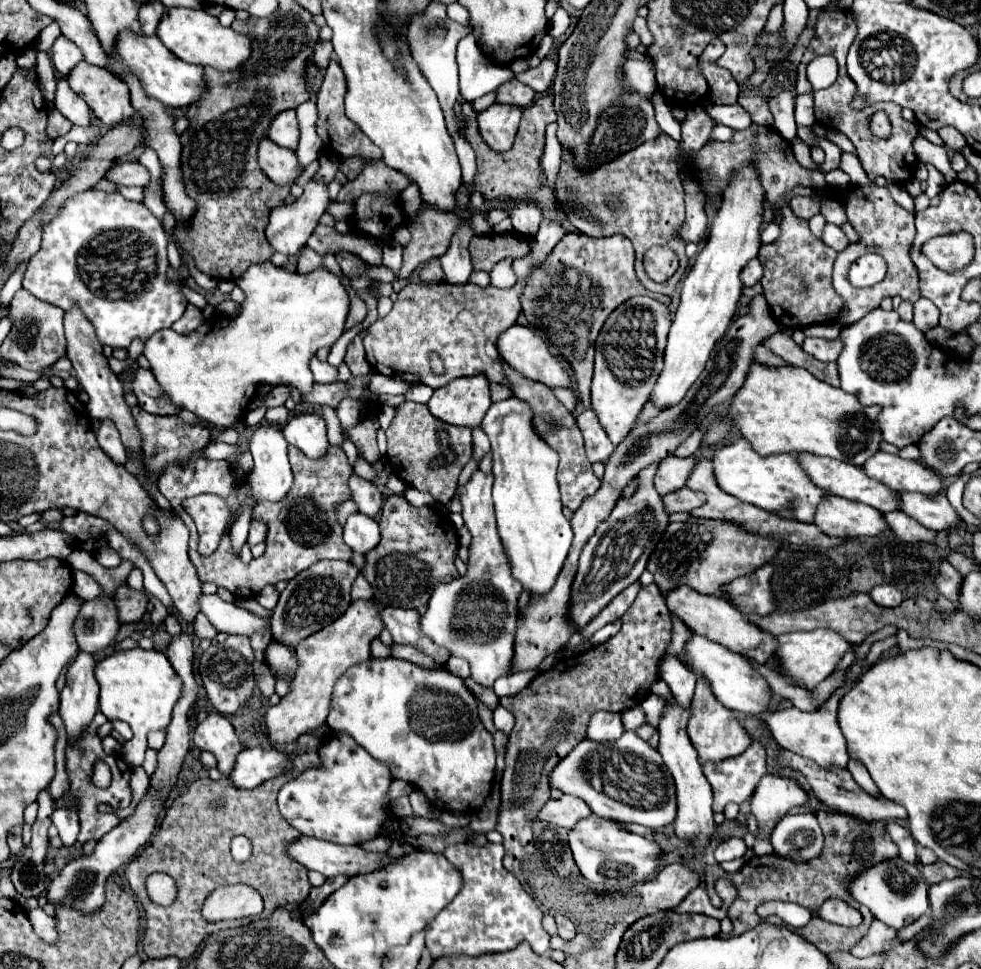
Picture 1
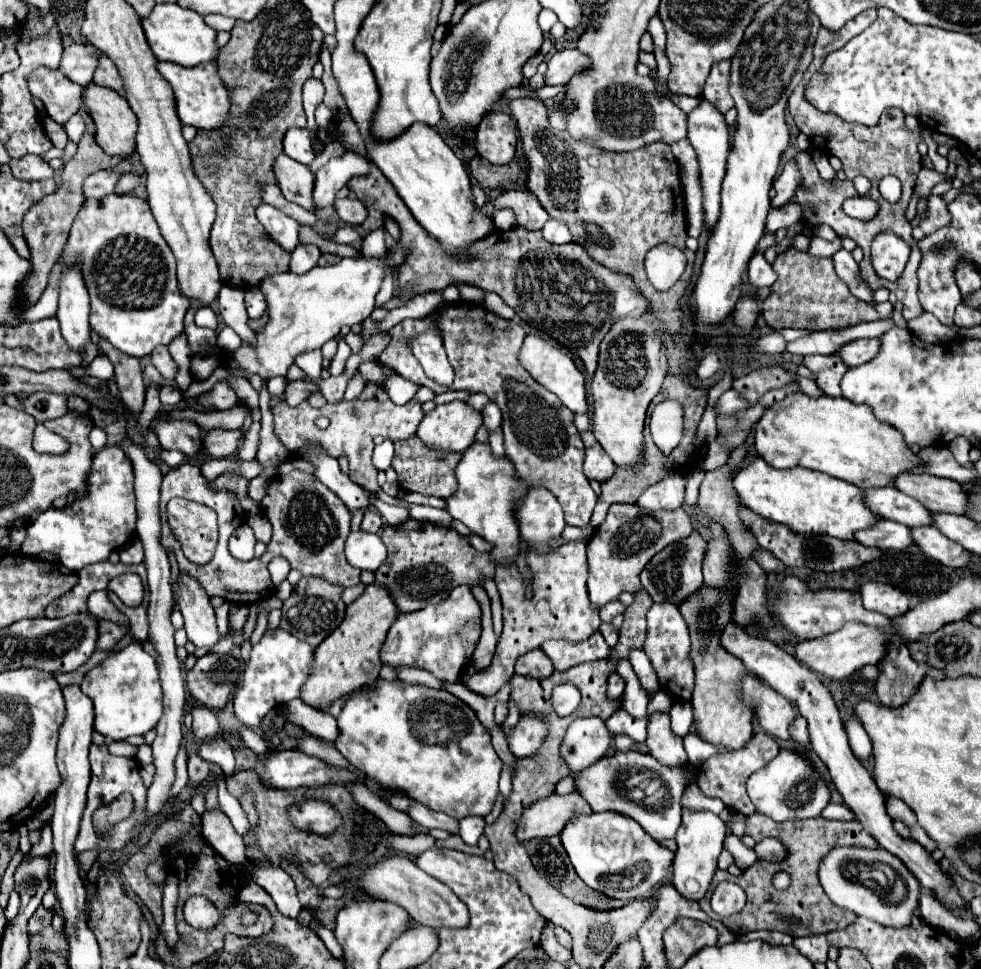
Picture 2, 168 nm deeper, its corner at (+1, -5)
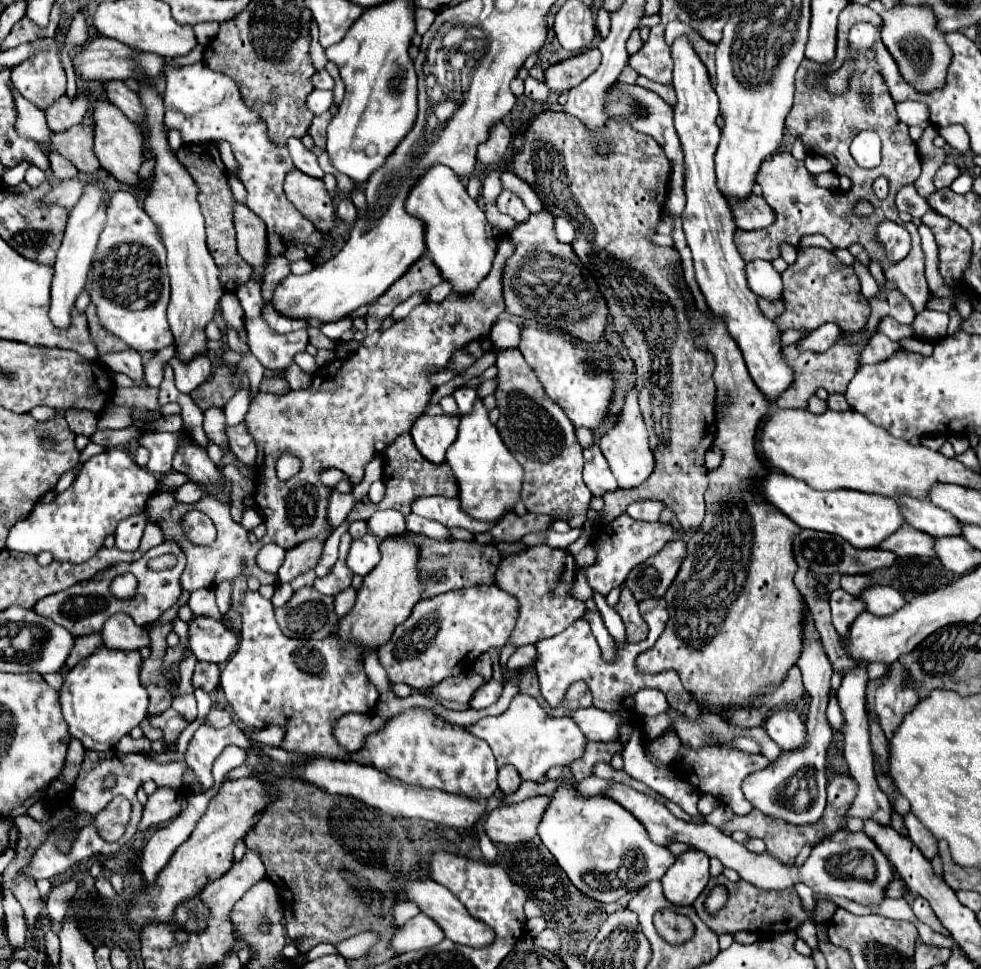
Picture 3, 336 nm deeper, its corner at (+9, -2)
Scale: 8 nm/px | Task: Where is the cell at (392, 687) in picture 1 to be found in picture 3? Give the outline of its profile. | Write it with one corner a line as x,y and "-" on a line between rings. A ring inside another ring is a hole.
410,707
390,719
384,729
368,733
356,755
378,771
424,789
440,789
470,799
488,799
496,789
496,759
486,741
472,737
464,725
448,723
426,707

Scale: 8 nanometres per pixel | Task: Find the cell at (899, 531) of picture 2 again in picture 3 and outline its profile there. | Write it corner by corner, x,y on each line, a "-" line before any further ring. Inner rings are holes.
904,525
904,529
898,529
898,533
892,533
892,537
884,539
884,545
880,549
892,551
898,557
934,557
934,537

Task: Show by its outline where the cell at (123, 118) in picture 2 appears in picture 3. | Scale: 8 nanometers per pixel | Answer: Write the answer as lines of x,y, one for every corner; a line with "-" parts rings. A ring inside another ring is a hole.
94,101
94,155
98,157
102,169
110,171
118,181
128,185
140,185
142,179
138,177
138,169
142,165
144,155
144,137
140,135
140,127
134,121
128,121
124,113
110,101

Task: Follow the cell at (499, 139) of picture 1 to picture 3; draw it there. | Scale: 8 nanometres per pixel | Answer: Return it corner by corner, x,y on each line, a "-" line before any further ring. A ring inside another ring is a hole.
502,121
492,125
488,139
482,145
478,145
478,153
476,153
478,161
484,163
484,165
498,163
508,151
510,139
512,139
512,133
510,133
508,125
504,125

